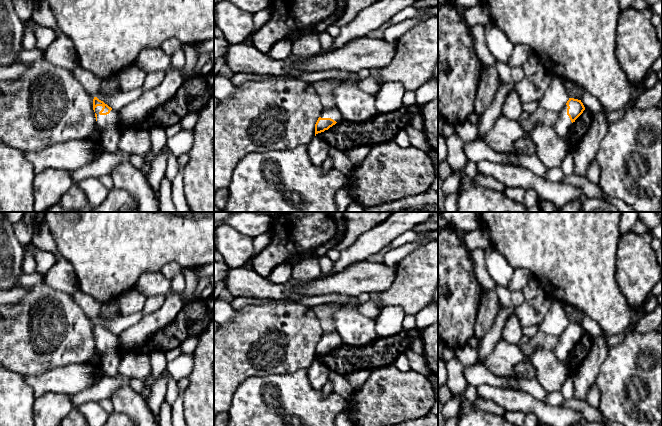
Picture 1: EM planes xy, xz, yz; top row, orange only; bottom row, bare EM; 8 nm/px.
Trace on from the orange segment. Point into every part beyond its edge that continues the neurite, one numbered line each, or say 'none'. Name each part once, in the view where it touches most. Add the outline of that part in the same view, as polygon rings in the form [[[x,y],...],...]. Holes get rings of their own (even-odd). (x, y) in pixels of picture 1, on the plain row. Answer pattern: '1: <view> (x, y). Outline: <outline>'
1: xy (108, 349). Outline: [[[102,330],[95,332],[97,338],[96,353],[99,355],[104,376],[114,377],[119,374],[118,367],[121,358],[119,339],[115,334],[111,334],[107,339],[100,339],[99,336],[102,332]]]

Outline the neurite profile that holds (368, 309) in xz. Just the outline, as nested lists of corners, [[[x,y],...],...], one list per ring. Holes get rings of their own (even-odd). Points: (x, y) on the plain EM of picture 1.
[[[369,300],[365,303],[361,303],[357,307],[357,311],[365,317],[376,320],[380,310]]]

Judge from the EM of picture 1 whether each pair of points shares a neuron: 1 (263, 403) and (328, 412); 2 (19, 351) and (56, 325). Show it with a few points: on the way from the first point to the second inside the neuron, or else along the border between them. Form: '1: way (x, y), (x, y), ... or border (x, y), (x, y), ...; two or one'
1: way (279, 412), (312, 412); one
2: way (28, 342), (37, 333), (47, 329); one

